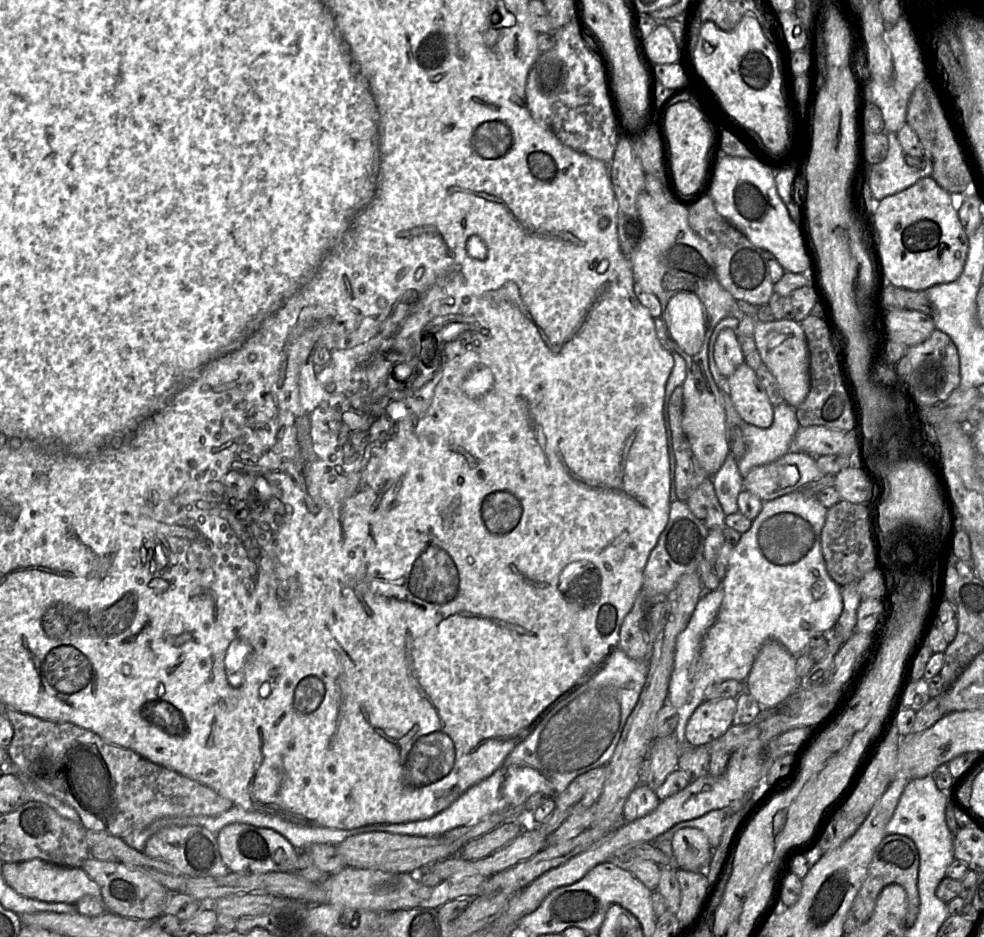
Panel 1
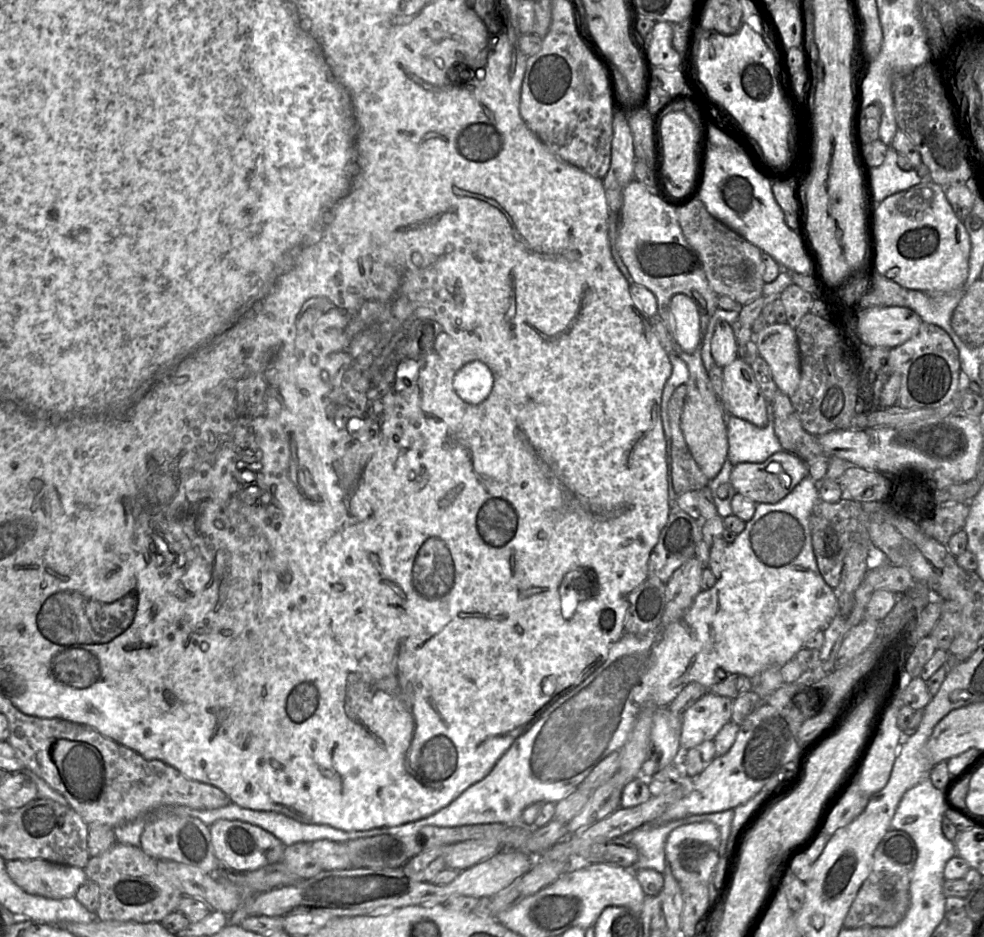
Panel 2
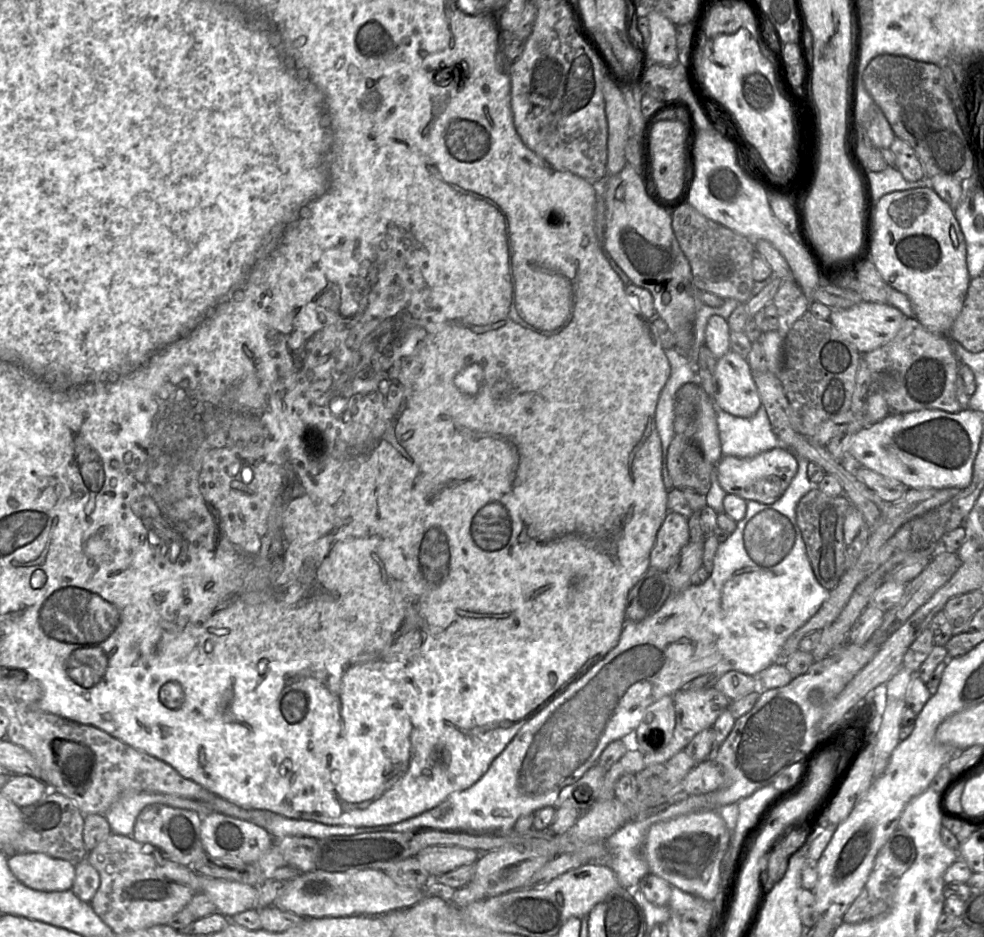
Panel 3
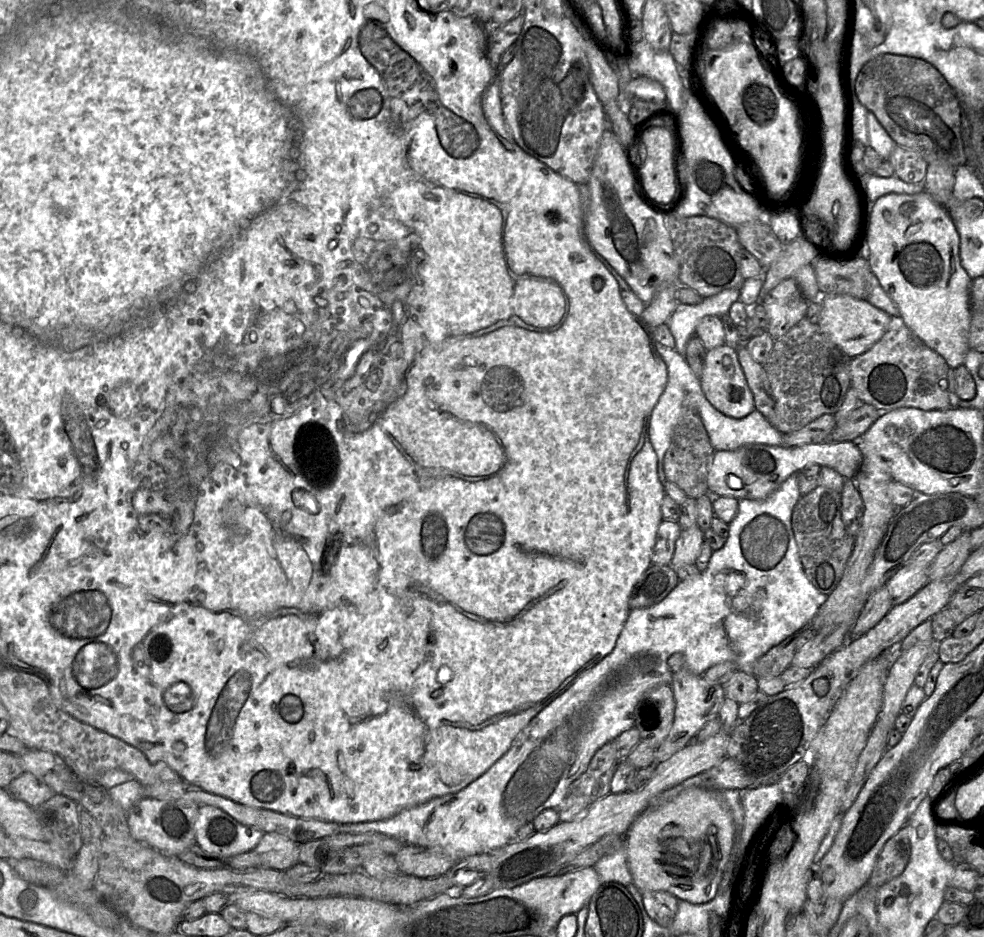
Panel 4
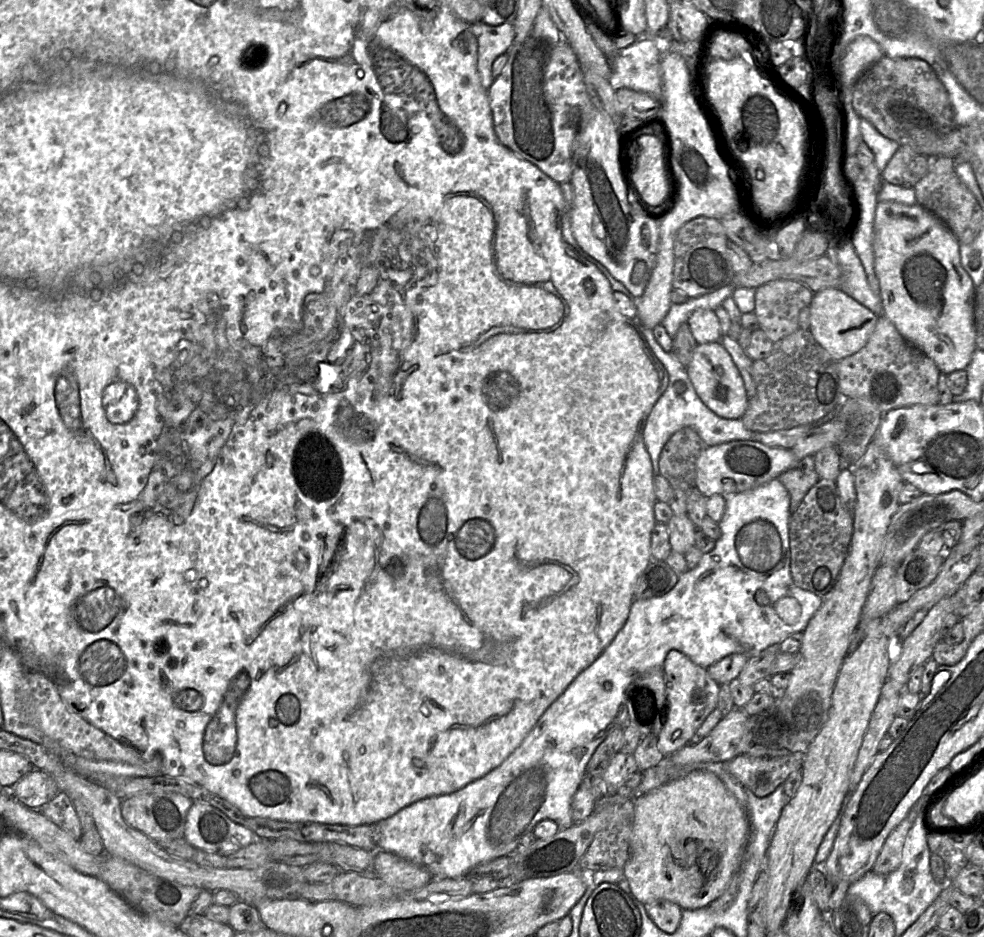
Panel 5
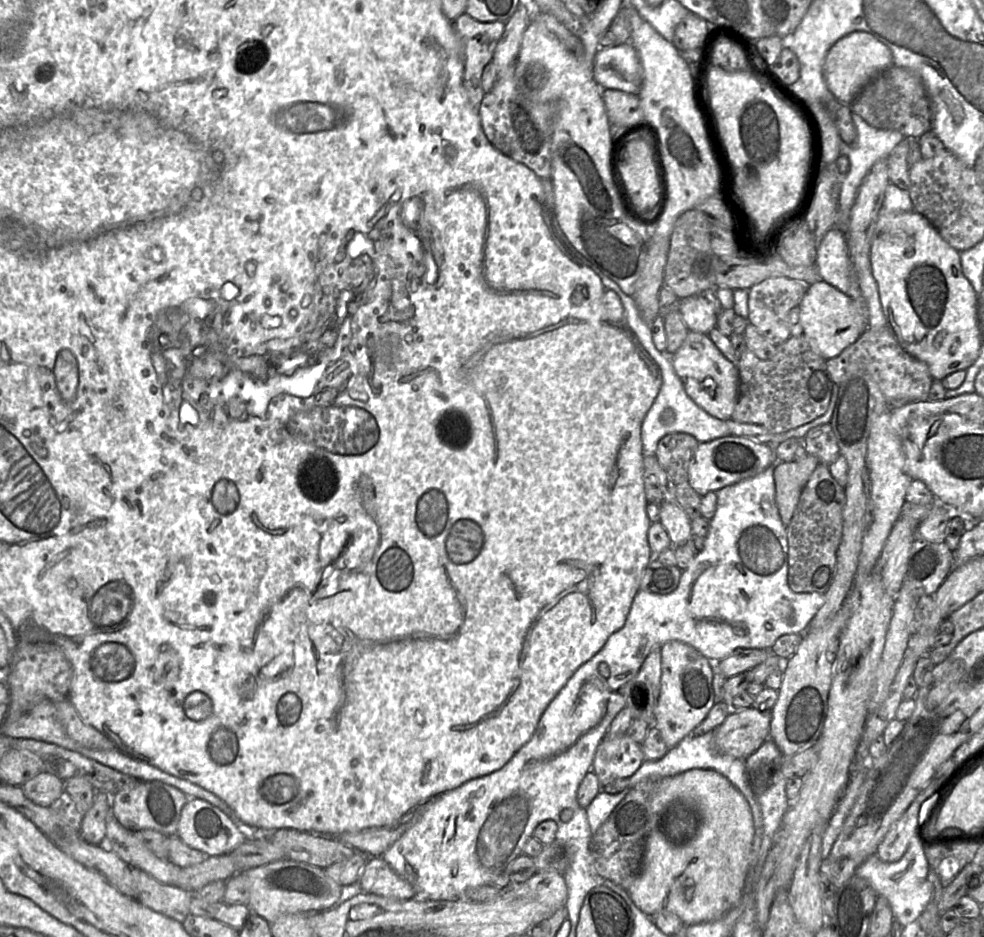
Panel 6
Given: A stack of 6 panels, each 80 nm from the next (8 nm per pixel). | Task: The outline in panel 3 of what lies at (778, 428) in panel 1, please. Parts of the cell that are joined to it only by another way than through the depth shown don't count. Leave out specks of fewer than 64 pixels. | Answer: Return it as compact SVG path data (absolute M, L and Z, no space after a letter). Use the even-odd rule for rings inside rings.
M761 406L751 418L742 418L717 408L717 425L723 456L752 457L774 448L789 448L772 430L766 410Z

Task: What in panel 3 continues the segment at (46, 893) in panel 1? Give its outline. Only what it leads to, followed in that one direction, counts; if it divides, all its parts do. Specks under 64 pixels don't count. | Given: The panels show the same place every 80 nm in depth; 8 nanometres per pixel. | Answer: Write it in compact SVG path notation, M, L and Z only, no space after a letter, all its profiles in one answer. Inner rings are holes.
M42 853L8 856L8 867L22 884L37 891L71 890L75 879L75 865Z

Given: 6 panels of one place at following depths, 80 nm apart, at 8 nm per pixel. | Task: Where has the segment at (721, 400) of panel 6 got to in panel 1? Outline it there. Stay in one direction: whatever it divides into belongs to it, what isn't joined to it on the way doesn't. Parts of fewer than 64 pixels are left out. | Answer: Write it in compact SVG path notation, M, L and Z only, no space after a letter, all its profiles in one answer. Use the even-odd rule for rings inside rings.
M745 362L726 378L729 396L745 423L768 428L774 418L774 406L761 385L755 371Z

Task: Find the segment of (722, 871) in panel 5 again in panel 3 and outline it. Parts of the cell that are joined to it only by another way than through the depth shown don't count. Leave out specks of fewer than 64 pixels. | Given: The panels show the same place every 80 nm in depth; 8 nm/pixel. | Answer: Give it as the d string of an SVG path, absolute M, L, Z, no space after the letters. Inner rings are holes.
M714 809L695 811L651 825L643 854L649 873L695 897L713 901L718 895L720 862L731 842L731 833Z

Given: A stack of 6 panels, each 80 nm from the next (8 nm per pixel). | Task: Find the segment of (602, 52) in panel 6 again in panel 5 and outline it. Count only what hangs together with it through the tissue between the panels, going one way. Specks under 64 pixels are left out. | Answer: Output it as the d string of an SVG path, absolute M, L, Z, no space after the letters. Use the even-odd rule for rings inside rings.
M644 35L610 60L610 85L616 90L629 88L649 93L660 100L662 90L661 59L664 46L654 37Z

